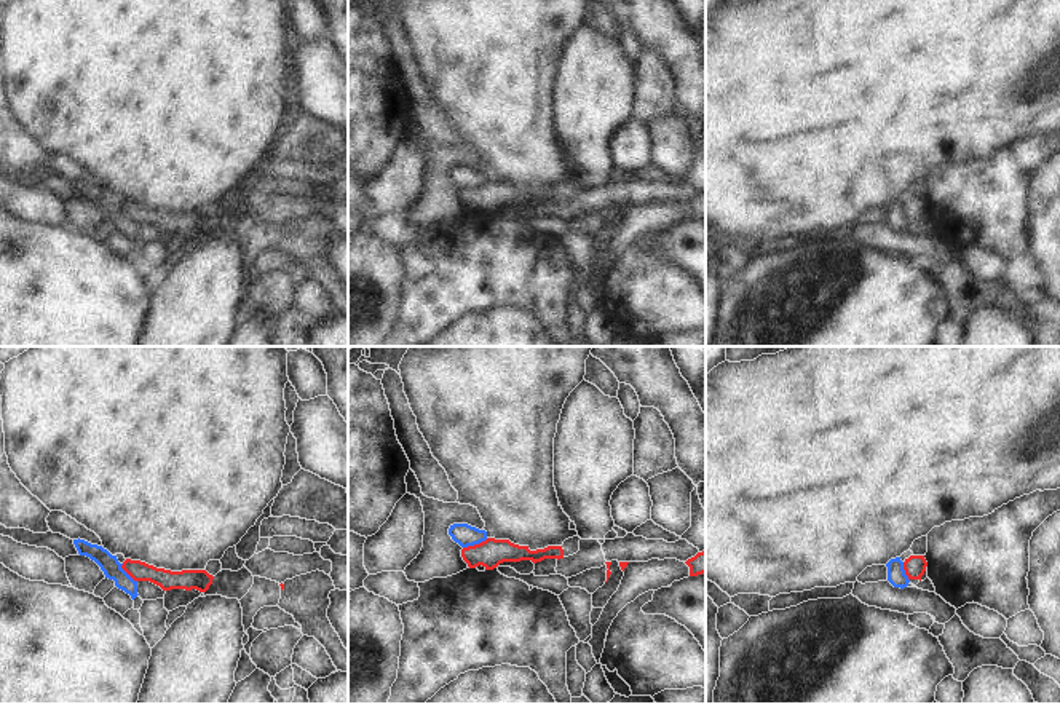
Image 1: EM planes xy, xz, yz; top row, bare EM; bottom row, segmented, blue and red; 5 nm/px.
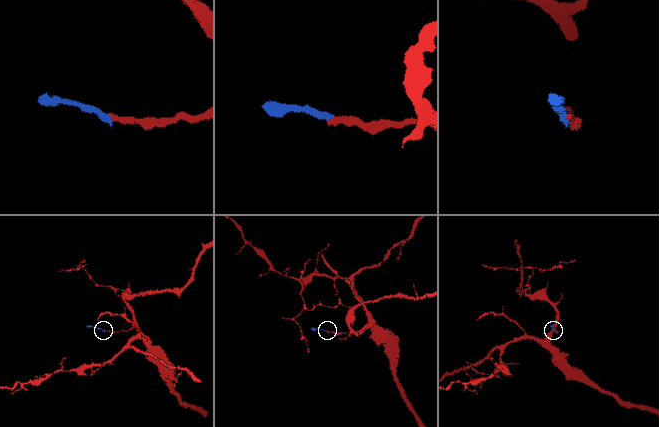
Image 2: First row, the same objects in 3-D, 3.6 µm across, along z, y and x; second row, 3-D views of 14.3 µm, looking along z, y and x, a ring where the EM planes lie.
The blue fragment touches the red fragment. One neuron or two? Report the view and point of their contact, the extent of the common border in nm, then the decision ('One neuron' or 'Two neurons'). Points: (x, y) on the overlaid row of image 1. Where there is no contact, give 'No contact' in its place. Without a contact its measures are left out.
Touches blue at xz (474, 543). Shared border 140 nm. Two neurons

